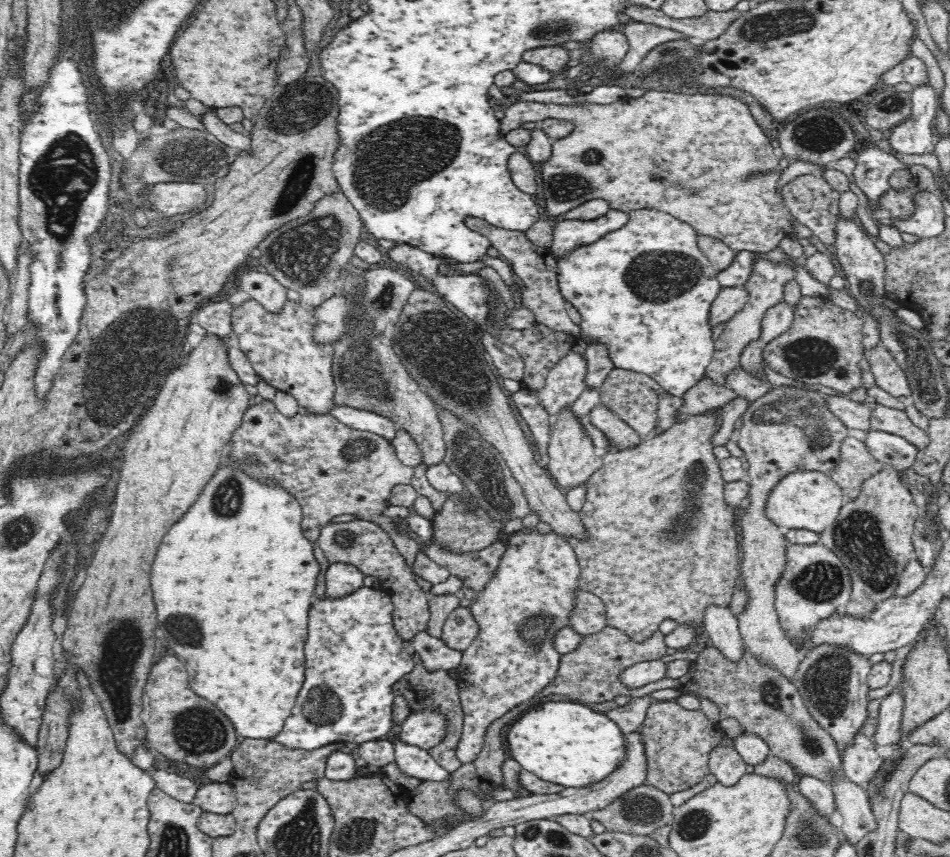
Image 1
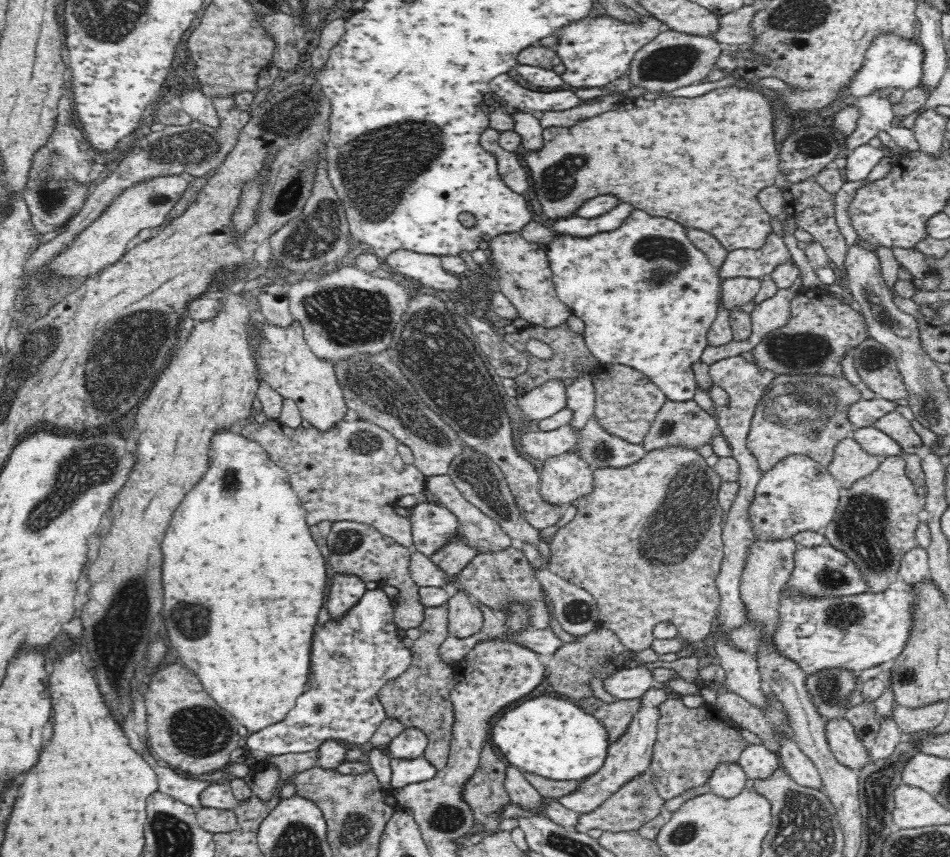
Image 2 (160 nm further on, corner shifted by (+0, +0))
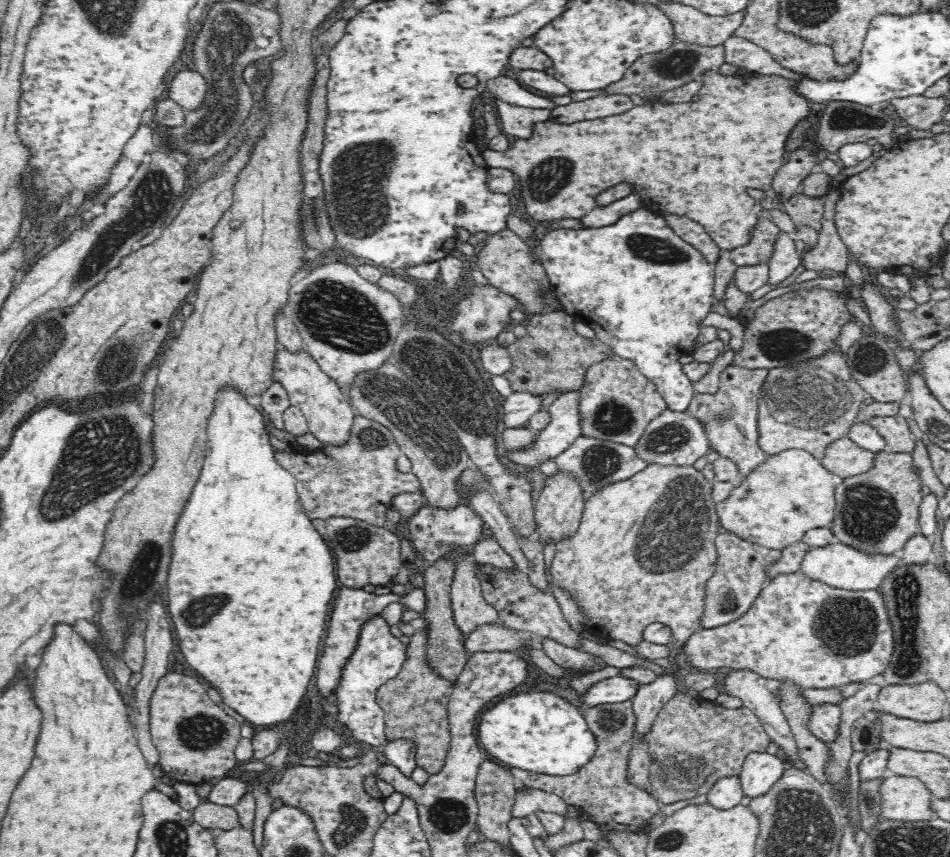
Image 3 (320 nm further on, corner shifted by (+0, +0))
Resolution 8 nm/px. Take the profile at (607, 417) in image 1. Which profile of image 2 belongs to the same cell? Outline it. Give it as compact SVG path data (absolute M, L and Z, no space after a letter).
M594 419L577 433L568 453L586 461L592 472L601 468L626 468L644 458L647 453L640 444L632 444L620 437L606 433Z

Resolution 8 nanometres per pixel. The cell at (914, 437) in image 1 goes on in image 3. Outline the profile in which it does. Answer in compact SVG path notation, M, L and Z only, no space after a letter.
M870 416L868 423L886 441L888 451L911 453L914 450L914 437L909 430L907 420L902 416Z

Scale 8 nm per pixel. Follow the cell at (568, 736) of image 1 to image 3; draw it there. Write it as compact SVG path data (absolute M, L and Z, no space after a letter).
M524 692L508 696L477 718L478 744L512 768L553 776L569 776L594 756L596 743L580 709L552 692Z

